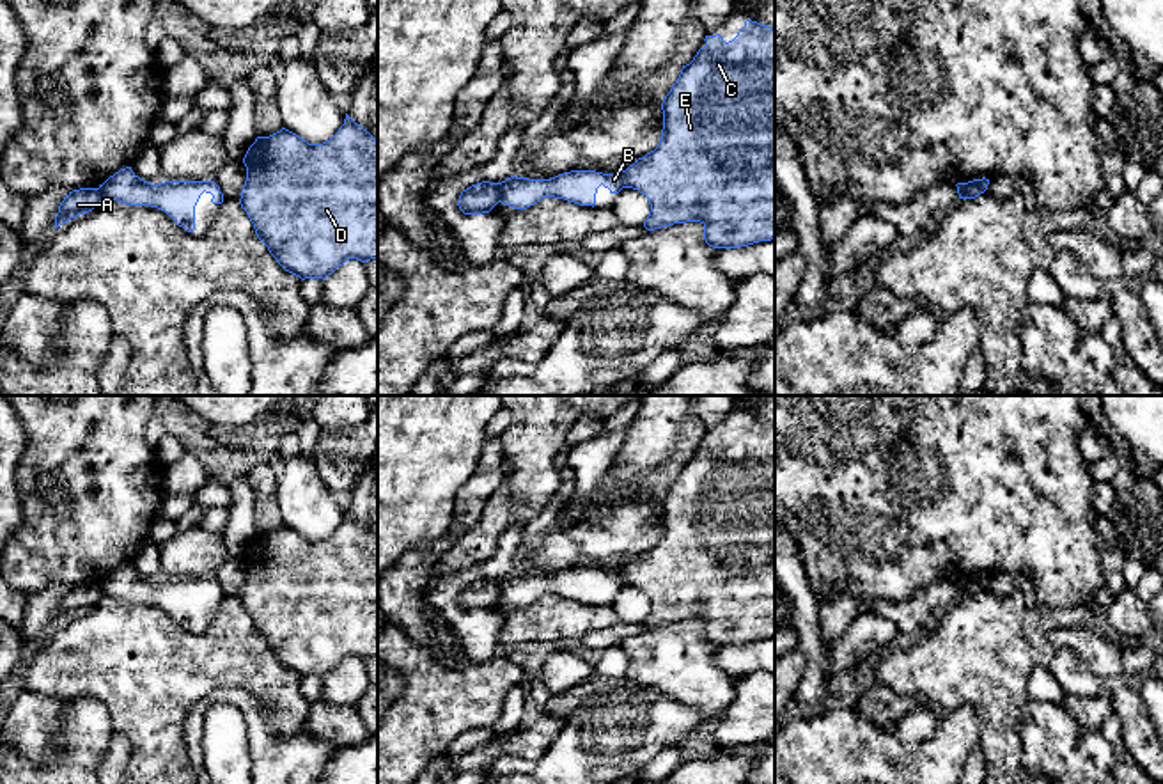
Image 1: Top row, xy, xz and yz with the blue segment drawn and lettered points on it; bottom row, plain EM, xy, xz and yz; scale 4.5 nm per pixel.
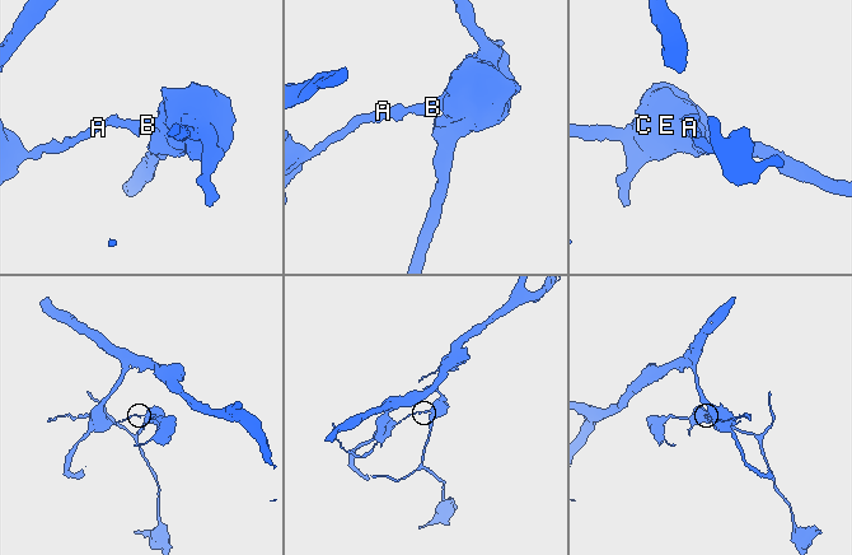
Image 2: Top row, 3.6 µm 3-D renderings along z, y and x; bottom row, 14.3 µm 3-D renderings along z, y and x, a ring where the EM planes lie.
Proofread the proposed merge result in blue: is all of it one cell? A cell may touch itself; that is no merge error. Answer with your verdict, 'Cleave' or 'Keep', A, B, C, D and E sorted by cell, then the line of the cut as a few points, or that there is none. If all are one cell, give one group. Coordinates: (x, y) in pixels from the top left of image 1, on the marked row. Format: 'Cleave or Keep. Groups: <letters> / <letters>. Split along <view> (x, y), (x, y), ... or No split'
Cleave. Groups: A / B C D E. Split along xz (497, 183), (500, 201)

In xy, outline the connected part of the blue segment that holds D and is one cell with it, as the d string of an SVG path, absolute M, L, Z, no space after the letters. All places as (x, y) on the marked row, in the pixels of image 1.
M347 114L339 131L323 144L308 144L282 128L269 137L257 137L243 163L246 181L239 204L254 223L257 238L289 273L305 278L326 278L349 259L378 259L378 140Z

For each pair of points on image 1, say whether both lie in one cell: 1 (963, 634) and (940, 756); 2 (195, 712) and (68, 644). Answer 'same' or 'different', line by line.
1: different
2: different

